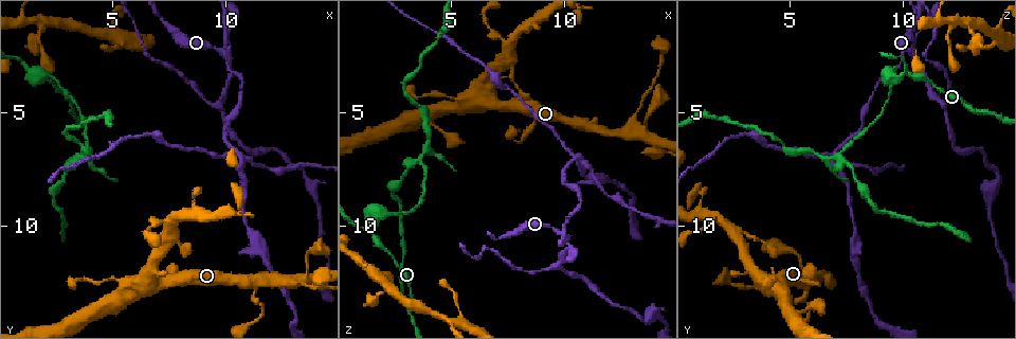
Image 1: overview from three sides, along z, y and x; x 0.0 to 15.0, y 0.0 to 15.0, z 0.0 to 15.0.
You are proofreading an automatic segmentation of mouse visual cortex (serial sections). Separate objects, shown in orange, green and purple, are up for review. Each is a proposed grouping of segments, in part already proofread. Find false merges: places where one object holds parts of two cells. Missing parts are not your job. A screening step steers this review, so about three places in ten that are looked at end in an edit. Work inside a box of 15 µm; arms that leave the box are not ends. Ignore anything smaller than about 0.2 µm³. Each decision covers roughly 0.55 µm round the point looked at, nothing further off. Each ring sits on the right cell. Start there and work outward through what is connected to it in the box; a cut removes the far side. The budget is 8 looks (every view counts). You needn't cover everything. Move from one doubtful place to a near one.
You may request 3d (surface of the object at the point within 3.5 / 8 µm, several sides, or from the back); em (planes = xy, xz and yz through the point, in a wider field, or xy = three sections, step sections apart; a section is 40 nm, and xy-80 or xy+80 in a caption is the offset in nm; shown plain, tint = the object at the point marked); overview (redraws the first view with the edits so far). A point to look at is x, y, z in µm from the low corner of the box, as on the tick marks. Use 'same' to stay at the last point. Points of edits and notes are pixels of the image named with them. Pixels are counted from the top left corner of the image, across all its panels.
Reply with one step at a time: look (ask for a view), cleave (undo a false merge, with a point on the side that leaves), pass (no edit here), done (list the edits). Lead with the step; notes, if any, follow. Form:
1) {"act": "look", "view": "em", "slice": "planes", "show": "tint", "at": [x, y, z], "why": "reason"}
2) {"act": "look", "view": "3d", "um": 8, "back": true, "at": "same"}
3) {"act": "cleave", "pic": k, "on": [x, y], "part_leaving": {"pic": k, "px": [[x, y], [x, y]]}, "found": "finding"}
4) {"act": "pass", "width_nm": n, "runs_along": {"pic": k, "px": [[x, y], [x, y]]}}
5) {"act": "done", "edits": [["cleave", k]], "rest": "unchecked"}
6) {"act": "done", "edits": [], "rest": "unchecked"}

{"act": "look", "view": "3d", "um": 8, "at": [10.0, 2.3, 10.3], "why": "two arms in line, one across"}

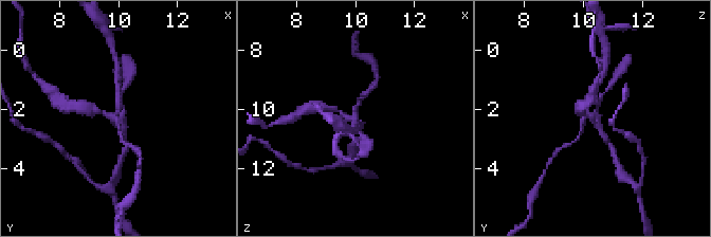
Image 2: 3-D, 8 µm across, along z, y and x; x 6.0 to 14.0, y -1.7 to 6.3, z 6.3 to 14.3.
{"act": "look", "view": "3d", "um": 3.5, "at": [10.0, 2.3, 10.3]}

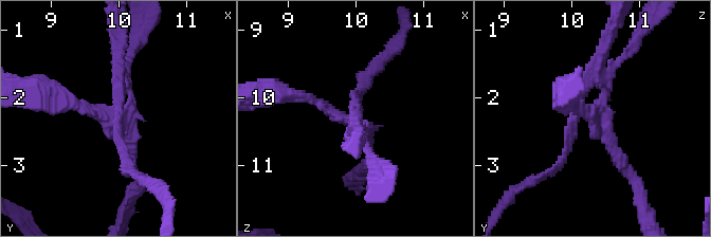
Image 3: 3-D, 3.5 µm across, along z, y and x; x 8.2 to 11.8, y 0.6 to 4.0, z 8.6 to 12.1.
{"act": "look", "view": "em", "slice": "xy", "step": 2, "show": "tint", "at": [10.00, 2.30, 10.30]}

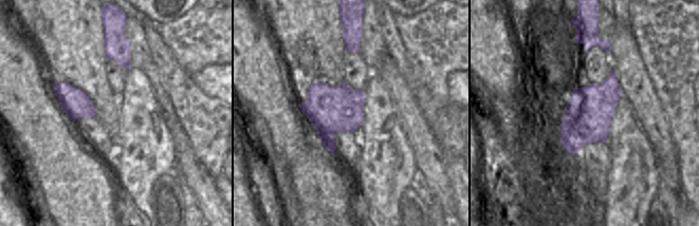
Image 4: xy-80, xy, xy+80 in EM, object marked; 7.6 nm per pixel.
{"act": "cleave", "pic": 3, "on": [354, 96], "border": {"pic": 4, "px": [[575, 33], [596, 34]]}, "found": "two cells meet here"}

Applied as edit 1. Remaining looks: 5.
{"act": "look", "view": "overview", "why": "see it whole again"}

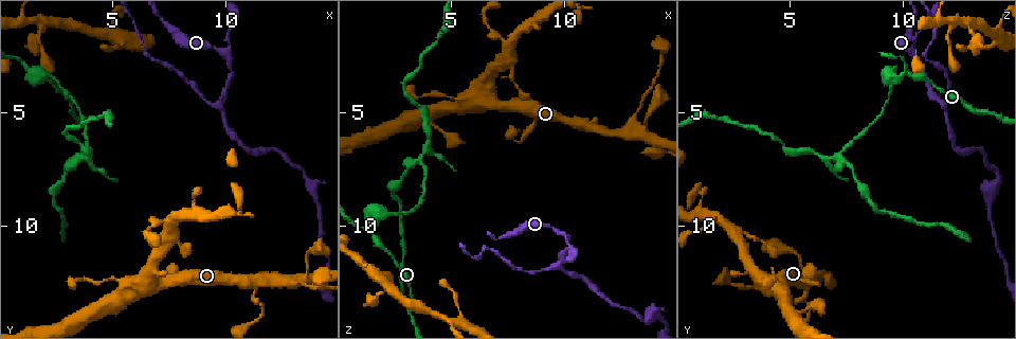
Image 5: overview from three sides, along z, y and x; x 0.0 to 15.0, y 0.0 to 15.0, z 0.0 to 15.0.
{"act": "look", "view": "3d", "um": 3.5, "at": [9.7, 4.6, 11.8], "why": "arms part here"}

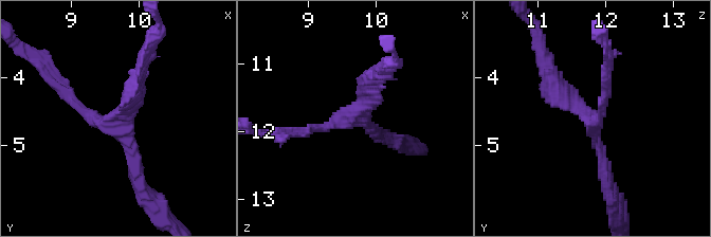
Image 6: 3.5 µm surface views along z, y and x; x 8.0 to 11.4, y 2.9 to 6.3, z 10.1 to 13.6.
{"act": "look", "view": "em", "slice": "xy", "step": 3, "show": "tint", "at": [9.70, 4.60, 11.75]}

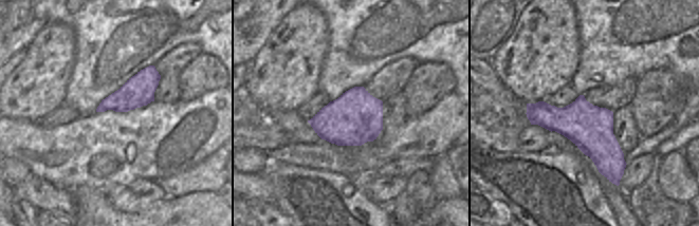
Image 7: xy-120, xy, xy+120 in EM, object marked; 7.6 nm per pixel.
{"act": "look", "view": "em", "slice": "xy", "step": 5, "show": "tint", "at": "same"}

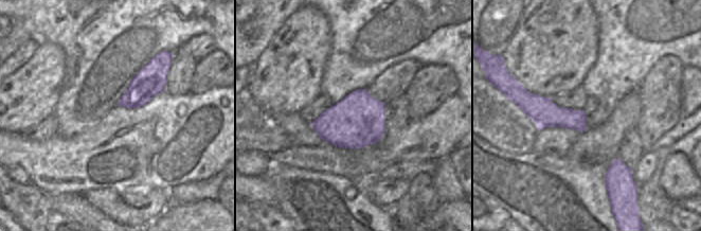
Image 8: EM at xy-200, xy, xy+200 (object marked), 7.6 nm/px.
{"act": "pass", "arm_widths_nm": [150, 200, 200], "runs_along": {"pic": 6, "px": [[550, 68], [594, 124], [607, 182]]}, "found": "continuous, no second cell"}

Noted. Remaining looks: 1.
{"act": "done", "edits": [["cleave", 3]], "rest": "unchecked"}

